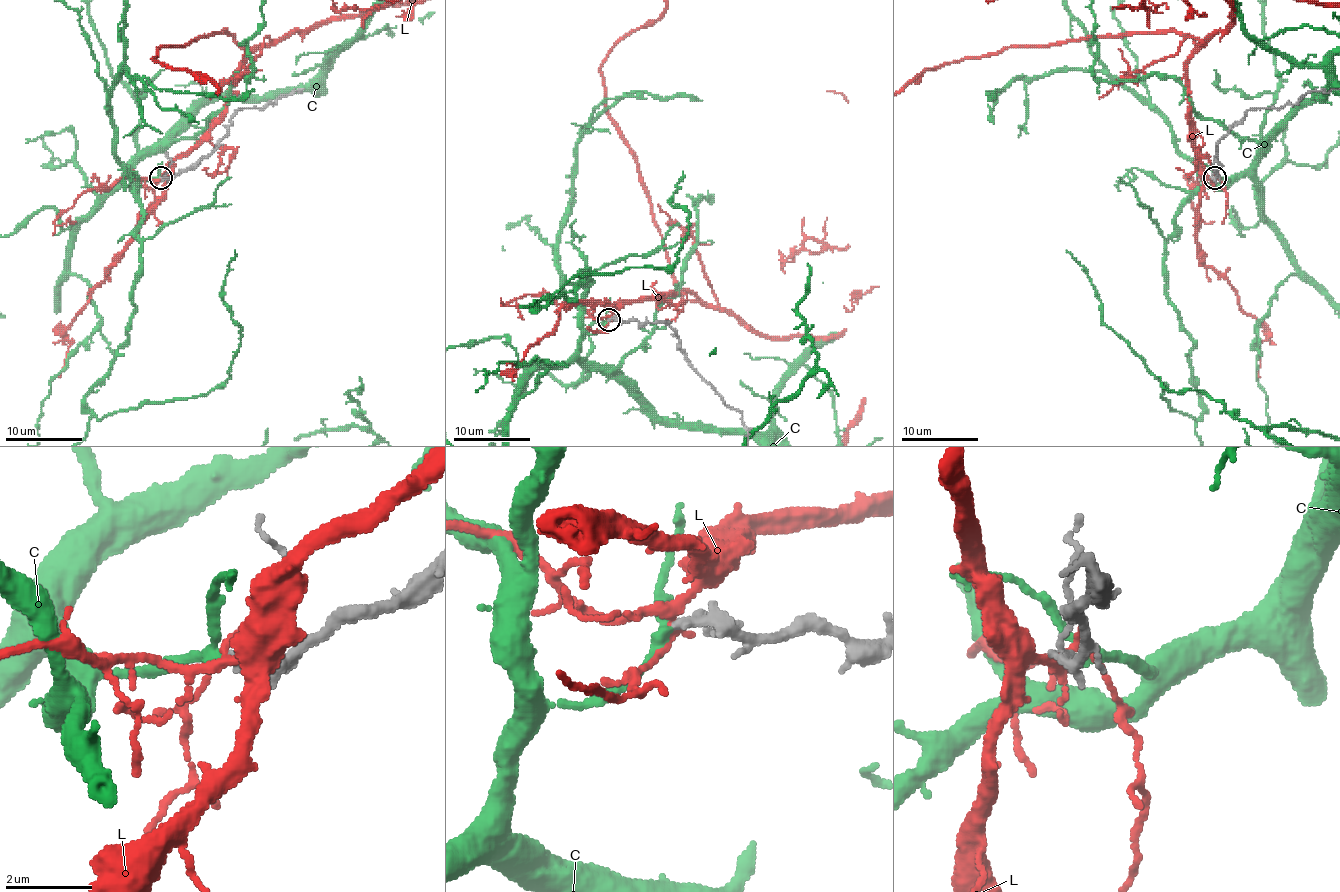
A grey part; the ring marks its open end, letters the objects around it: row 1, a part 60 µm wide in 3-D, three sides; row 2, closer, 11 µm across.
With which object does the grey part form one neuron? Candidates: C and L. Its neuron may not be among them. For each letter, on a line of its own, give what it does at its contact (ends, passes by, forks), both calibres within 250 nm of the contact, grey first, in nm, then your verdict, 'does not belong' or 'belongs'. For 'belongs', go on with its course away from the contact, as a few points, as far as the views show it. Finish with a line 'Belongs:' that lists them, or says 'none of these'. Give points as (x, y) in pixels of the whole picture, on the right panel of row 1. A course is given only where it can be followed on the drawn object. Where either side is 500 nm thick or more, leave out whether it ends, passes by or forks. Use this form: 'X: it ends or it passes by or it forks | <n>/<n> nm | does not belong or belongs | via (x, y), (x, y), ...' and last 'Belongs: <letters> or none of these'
C: it passes by | 200/240 nm | does not belong
L: it forks | 200/190 nm | does not belong
Belongs: none of these

